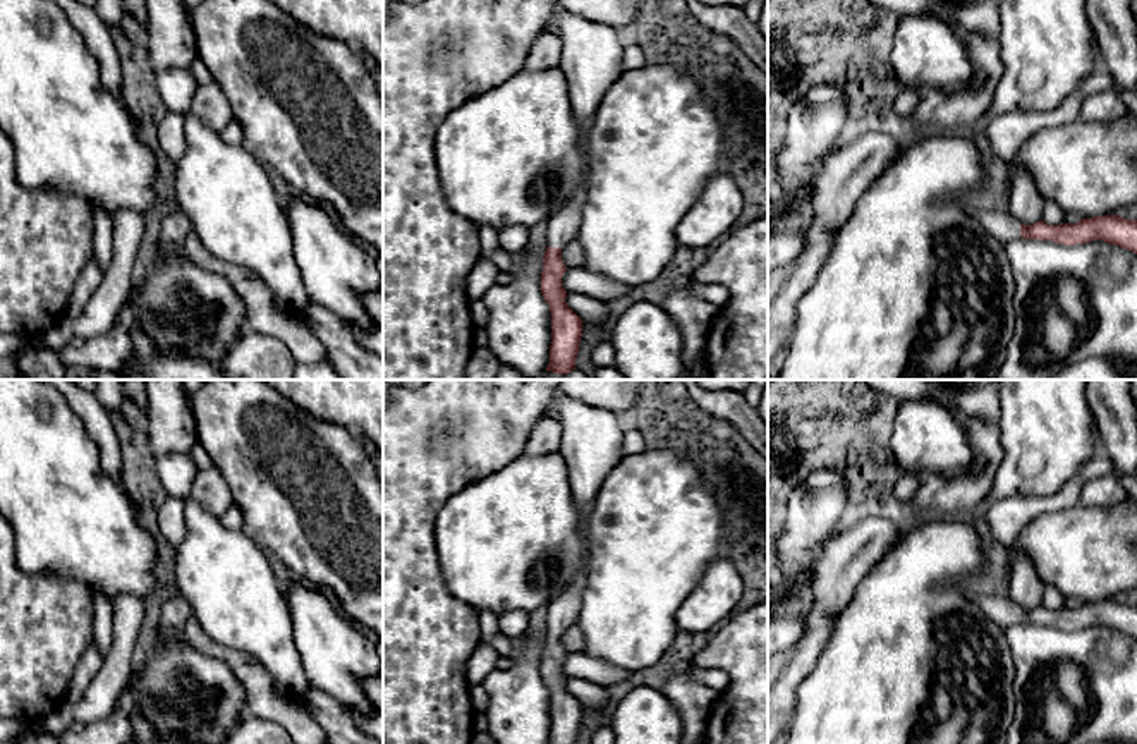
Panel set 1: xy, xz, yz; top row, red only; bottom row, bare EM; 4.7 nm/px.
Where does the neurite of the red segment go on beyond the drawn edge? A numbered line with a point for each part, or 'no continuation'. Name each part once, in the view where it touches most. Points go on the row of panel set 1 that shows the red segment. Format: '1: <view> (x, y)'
1: xz (564, 224)

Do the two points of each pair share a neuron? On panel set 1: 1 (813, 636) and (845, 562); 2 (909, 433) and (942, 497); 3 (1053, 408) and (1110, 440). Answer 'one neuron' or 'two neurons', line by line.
1: one neuron
2: two neurons
3: two neurons

